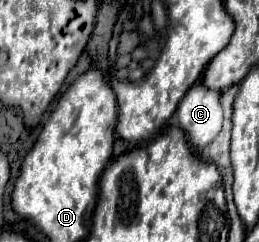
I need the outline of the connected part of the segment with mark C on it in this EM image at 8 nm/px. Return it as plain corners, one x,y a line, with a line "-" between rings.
195,83
177,107
179,125
195,149
209,145
221,131
223,109
219,97
221,93
209,91
201,83

